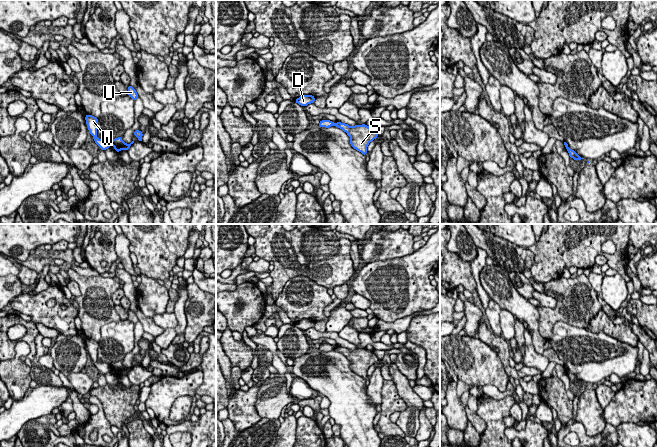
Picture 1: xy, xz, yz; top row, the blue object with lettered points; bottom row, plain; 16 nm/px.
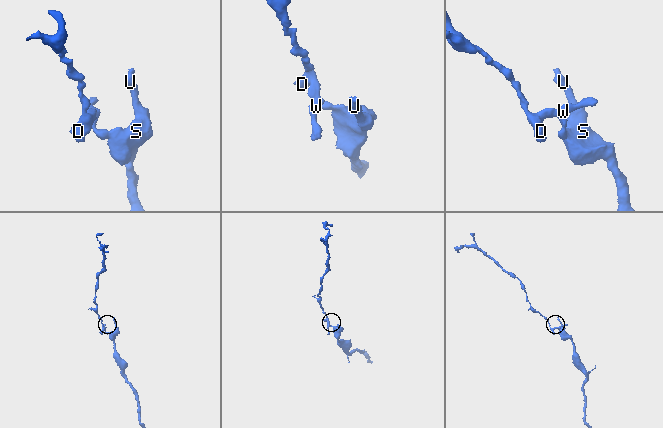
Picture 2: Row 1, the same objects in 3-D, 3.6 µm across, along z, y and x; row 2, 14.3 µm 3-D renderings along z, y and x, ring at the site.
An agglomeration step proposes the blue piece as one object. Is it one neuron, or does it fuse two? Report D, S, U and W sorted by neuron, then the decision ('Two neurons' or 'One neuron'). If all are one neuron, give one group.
Groups: D W / S U. Two neurons

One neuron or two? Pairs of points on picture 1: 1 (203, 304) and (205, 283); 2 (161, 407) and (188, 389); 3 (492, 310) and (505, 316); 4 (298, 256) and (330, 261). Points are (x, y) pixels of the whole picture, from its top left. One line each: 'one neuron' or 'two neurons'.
1: two neurons
2: one neuron
3: two neurons
4: one neuron

